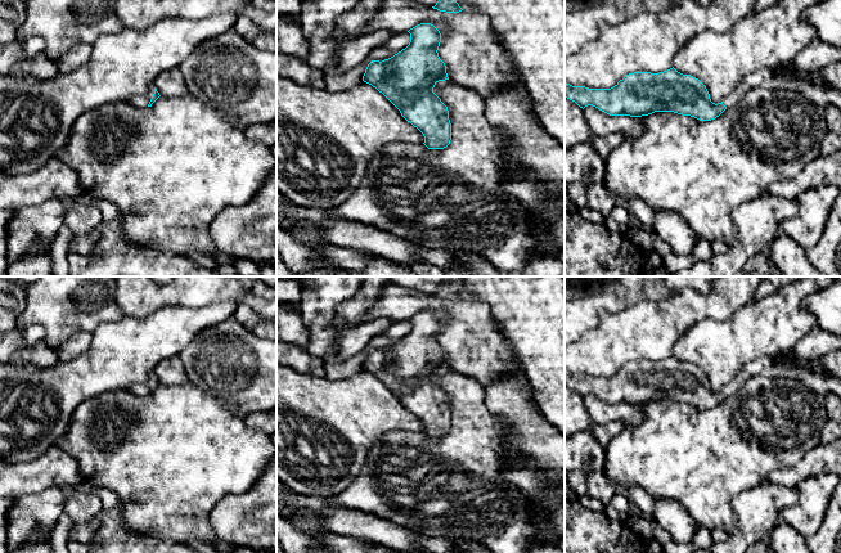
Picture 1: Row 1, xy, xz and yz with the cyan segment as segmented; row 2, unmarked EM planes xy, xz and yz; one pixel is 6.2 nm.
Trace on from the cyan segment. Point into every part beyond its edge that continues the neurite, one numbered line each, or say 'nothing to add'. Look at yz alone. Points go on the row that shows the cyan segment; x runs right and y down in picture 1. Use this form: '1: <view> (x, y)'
1: yz (770, 79)

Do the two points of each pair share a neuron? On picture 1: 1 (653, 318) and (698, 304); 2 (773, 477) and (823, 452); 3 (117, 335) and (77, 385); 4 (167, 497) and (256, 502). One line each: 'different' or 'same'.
1: same
2: same
3: same
4: different

